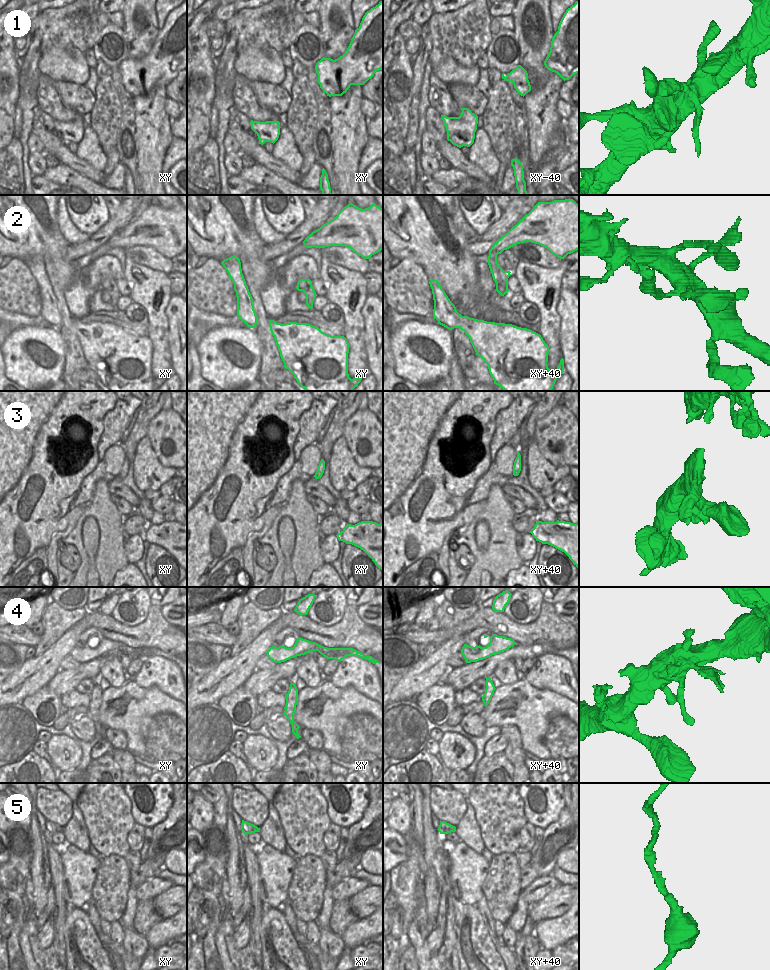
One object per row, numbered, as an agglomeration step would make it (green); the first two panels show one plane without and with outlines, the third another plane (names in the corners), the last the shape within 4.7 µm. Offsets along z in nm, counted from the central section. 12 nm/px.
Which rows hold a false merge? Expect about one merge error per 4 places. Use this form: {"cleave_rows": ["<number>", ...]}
{"cleave_rows": ["2"]}

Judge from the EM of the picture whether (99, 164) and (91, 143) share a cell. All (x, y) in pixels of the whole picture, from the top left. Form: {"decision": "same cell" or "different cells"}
{"decision": "same cell"}

